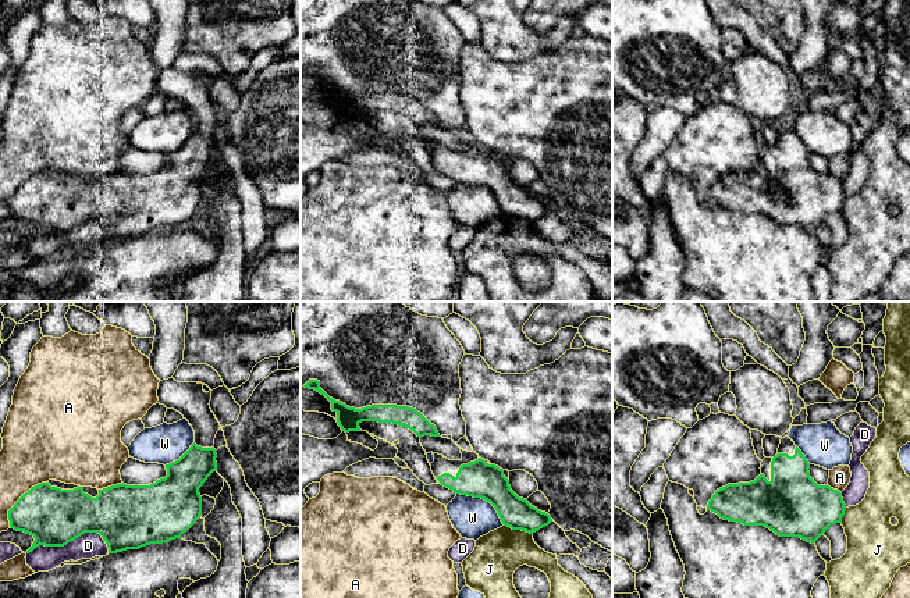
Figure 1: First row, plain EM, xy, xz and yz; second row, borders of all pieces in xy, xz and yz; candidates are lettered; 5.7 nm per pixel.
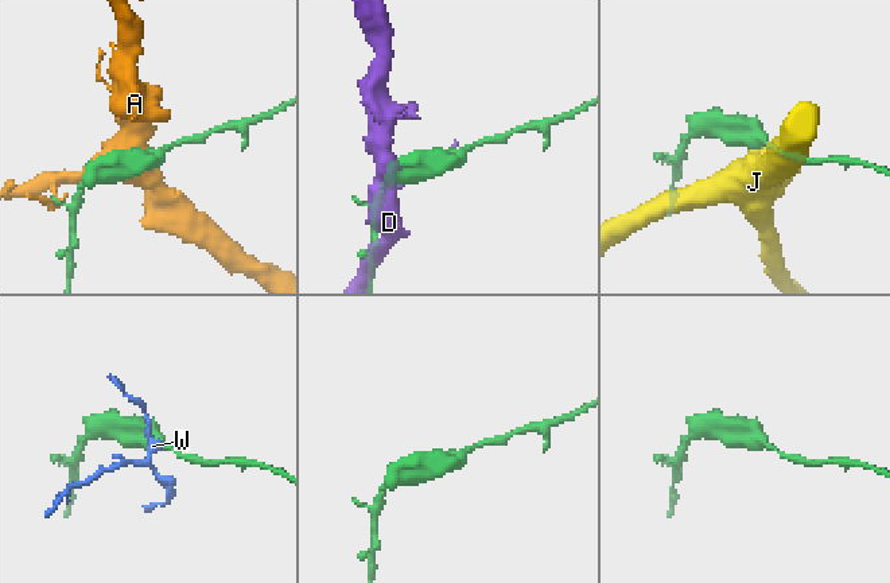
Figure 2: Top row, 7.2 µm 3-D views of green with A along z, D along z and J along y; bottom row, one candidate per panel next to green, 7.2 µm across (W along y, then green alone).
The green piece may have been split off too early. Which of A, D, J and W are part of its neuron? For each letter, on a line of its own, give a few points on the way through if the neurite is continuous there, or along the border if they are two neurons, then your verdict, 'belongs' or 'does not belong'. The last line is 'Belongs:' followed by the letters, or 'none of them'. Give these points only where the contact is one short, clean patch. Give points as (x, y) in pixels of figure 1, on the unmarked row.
A: does not belong
D: does not belong
J: does not belong
W: border xz (457, 181), (486, 188), (504, 213); does not belong
Belongs: none of them

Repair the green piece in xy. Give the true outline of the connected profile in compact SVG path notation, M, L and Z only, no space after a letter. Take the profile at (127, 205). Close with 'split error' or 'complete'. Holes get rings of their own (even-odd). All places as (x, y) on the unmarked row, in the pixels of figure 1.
M195 131L175 150L166 153L167 164L150 174L127 174L117 172L99 178L99 184L92 186L83 181L83 175L74 178L61 178L42 171L25 181L15 193L8 199L10 216L17 220L31 223L35 229L25 241L32 241L36 235L64 235L85 221L99 221L106 229L109 242L117 242L127 238L139 238L150 232L163 232L181 227L202 203L202 185L199 177L207 165L217 159L217 142L214 136L202 136Z | complete

